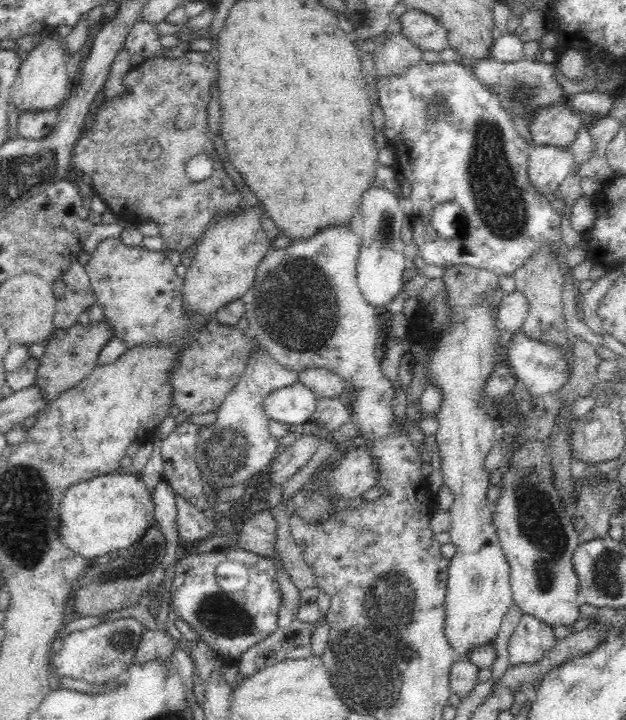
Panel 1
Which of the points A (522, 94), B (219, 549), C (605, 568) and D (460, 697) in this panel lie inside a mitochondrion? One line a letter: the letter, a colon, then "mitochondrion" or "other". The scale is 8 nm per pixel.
A: mitochondrion
B: other
C: mitochondrion
D: other

